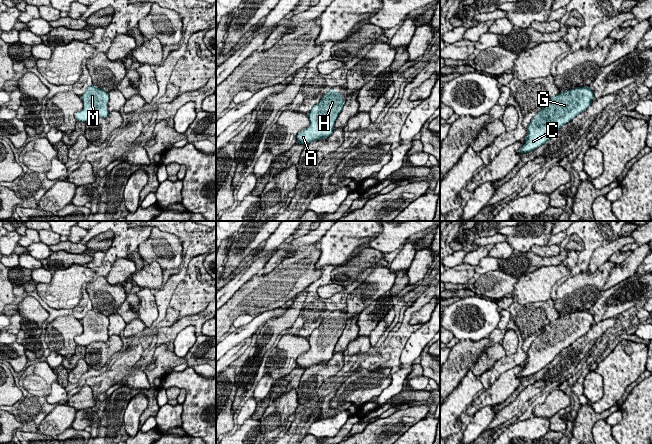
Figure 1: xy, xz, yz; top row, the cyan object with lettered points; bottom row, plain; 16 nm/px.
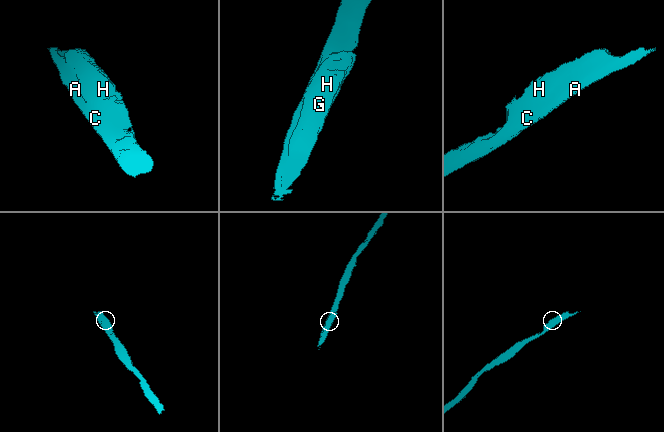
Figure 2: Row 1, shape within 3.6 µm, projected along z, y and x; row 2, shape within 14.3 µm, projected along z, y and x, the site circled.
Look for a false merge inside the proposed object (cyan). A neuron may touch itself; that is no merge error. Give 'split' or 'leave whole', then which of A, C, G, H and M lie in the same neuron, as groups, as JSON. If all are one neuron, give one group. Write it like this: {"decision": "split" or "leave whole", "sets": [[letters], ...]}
{"decision": "leave whole", "sets": [["A", "C", "G", "H", "M"]]}

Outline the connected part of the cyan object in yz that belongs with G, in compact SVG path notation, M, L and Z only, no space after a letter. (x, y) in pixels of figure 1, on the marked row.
M588 86L560 92L546 101L527 127L521 154L547 143L563 125L584 112L592 103L594 92Z

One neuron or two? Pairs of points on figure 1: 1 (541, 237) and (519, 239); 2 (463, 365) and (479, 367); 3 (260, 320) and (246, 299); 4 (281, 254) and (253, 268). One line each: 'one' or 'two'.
1: one
2: two
3: two
4: two

